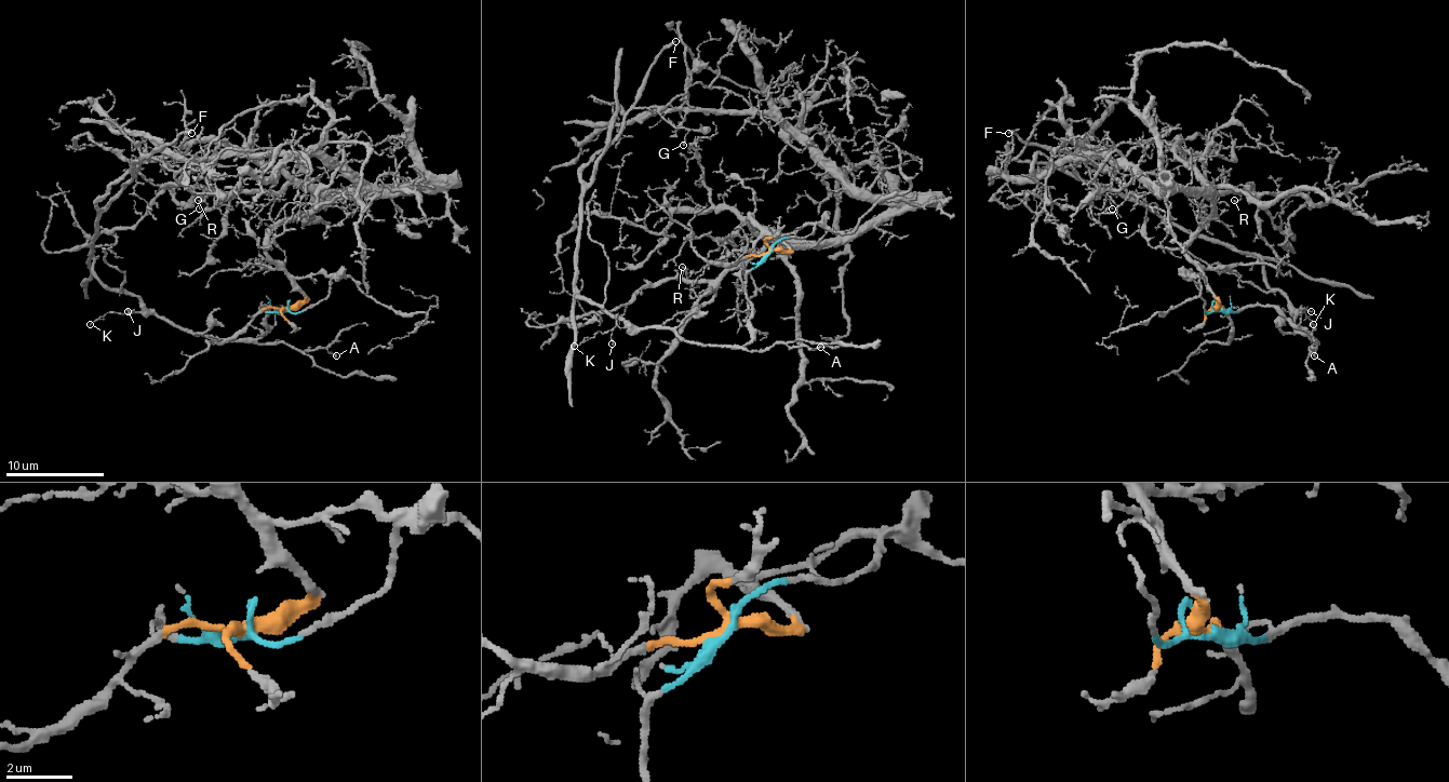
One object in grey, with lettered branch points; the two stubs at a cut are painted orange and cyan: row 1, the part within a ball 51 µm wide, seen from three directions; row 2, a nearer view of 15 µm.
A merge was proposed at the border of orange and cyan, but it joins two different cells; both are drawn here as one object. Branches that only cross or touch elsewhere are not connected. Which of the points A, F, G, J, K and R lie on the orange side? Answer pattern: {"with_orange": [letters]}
{"with_orange": ["R"]}

